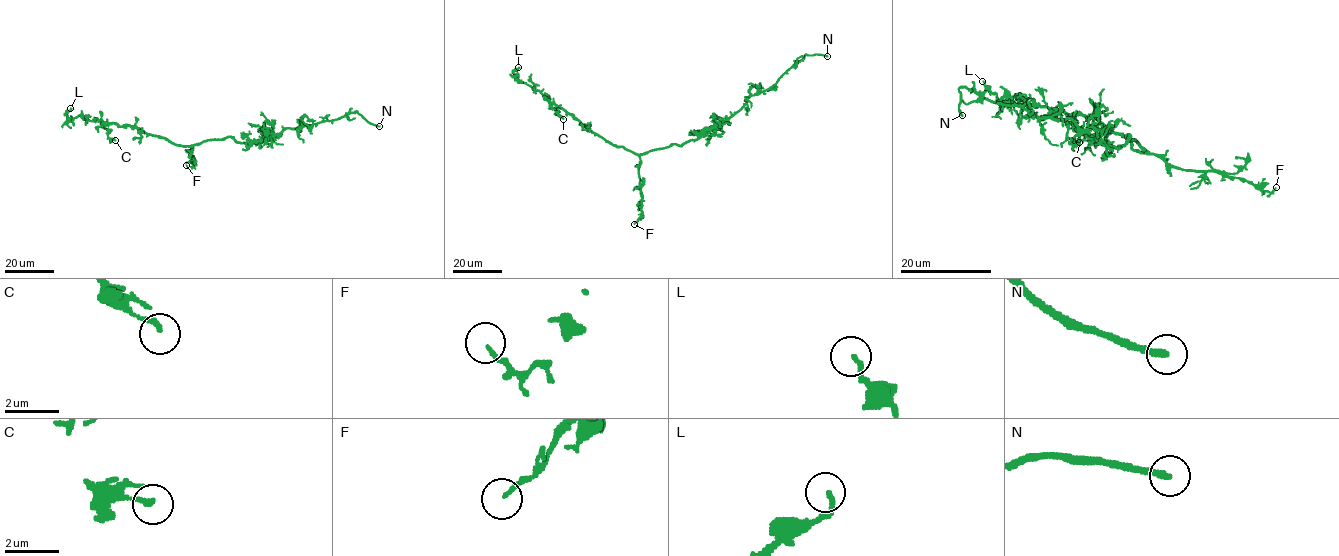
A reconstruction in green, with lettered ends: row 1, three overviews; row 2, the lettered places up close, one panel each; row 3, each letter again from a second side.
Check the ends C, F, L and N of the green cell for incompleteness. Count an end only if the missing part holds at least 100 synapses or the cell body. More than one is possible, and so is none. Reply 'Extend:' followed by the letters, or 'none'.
Extend: N

